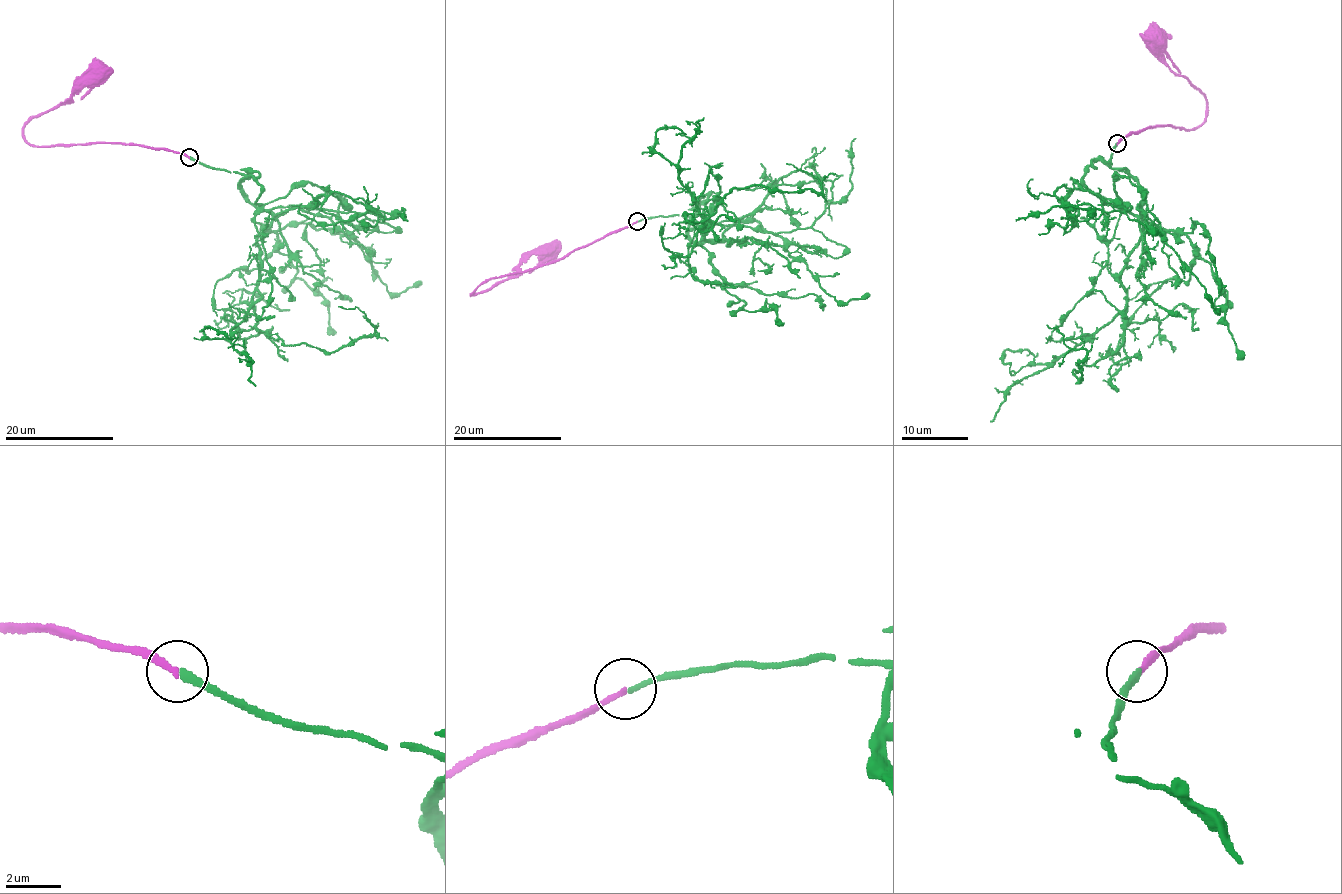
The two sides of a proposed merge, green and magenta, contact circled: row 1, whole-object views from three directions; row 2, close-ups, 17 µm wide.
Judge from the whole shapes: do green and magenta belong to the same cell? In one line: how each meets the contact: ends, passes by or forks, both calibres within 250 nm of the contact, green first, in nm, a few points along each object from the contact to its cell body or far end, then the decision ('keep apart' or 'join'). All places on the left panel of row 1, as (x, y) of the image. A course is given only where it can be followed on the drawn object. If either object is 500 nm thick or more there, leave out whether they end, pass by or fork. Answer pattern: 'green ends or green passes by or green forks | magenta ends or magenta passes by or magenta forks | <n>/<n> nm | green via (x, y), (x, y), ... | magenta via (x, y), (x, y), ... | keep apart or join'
green ends | magenta ends | 220/200 nm | green via (189, 157), (239, 174), (272, 216), (256, 326), (333, 353), (375, 330), (338, 307) | magenta via (189, 157), (112, 143), (32, 147), (25, 140), (24, 126), (31, 119), (85, 84), (98, 84), (103, 73) | join

